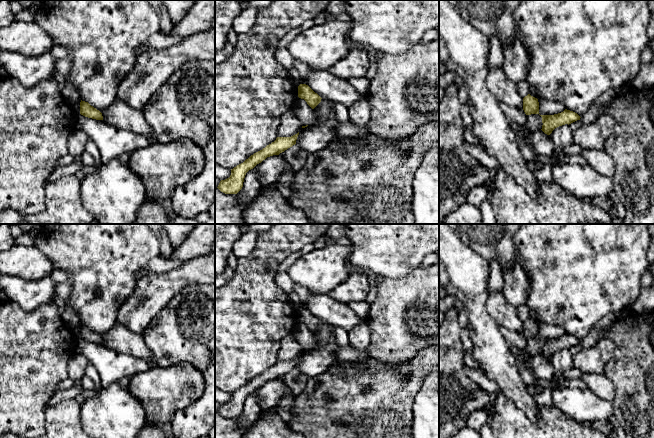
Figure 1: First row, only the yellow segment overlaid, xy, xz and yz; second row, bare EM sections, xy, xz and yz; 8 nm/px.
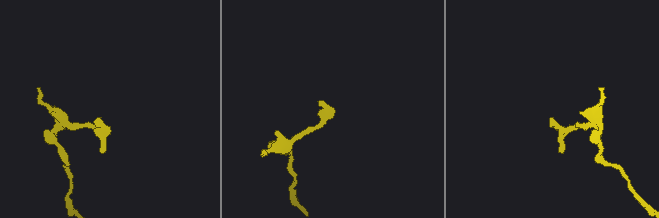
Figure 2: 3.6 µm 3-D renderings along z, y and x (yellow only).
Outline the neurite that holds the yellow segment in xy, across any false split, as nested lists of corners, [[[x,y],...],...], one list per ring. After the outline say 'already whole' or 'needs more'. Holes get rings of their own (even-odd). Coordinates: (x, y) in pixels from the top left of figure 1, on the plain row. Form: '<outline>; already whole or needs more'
[[[82,324],[80,326],[80,338],[88,342],[103,344],[102,337],[99,334]]]; already whole

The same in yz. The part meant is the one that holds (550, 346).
[[[565,333],[563,336],[554,339],[540,339],[542,341],[542,355],[550,359],[552,355],[562,349],[571,348],[580,344],[580,340],[570,334]]]; already whole

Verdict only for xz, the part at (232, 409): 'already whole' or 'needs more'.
already whole

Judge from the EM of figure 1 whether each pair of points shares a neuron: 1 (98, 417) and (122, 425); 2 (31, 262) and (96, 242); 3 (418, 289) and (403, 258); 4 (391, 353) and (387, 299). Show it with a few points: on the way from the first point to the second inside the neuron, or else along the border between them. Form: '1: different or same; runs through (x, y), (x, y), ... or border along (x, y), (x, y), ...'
1: same; runs through (104, 417), (116, 419)
2: different; border along (34, 246), (50, 260), (54, 267)
3: different; border along (419, 266), (399, 278), (387, 278)
4: same; runs through (389, 340), (389, 312)

